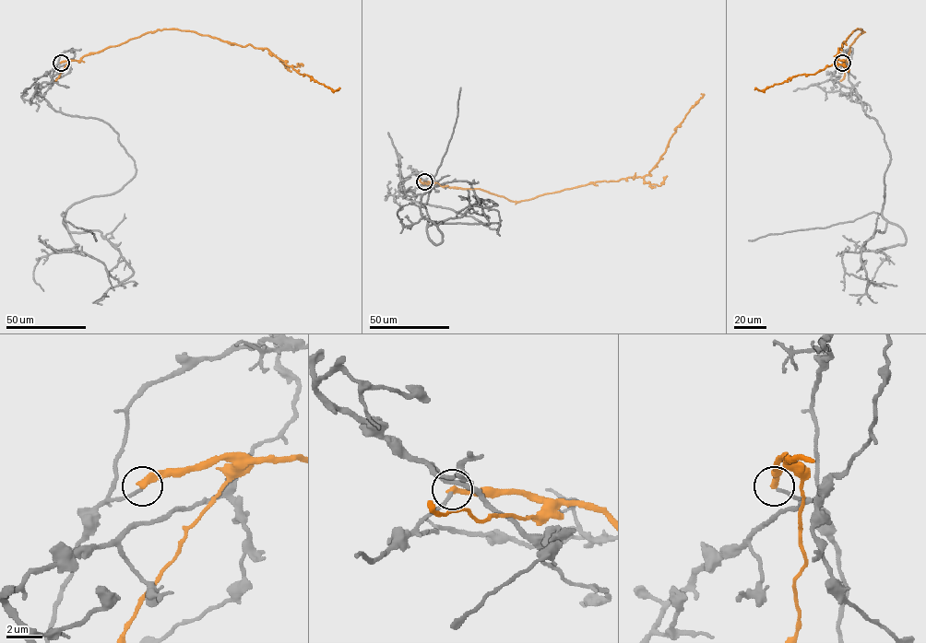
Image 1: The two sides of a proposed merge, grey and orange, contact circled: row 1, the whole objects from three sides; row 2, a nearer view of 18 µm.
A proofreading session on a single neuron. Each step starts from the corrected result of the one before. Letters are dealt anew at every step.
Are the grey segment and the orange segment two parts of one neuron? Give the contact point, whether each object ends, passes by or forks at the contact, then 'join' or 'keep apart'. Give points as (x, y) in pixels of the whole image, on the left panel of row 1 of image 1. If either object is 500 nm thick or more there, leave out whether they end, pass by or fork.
(61, 63) | grey ends | orange ends | keep apart

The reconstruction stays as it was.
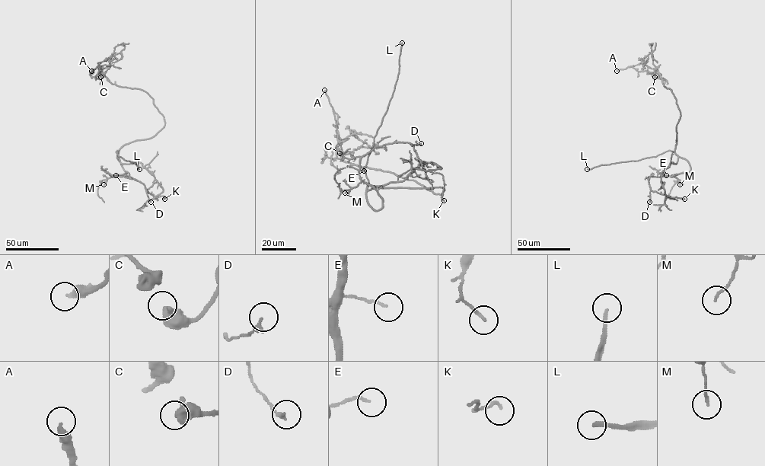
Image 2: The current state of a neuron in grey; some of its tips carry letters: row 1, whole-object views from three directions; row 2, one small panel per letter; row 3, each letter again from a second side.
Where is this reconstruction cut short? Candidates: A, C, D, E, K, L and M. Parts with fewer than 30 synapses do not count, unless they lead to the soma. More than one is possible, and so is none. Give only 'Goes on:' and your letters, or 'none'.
Goes on: A, L

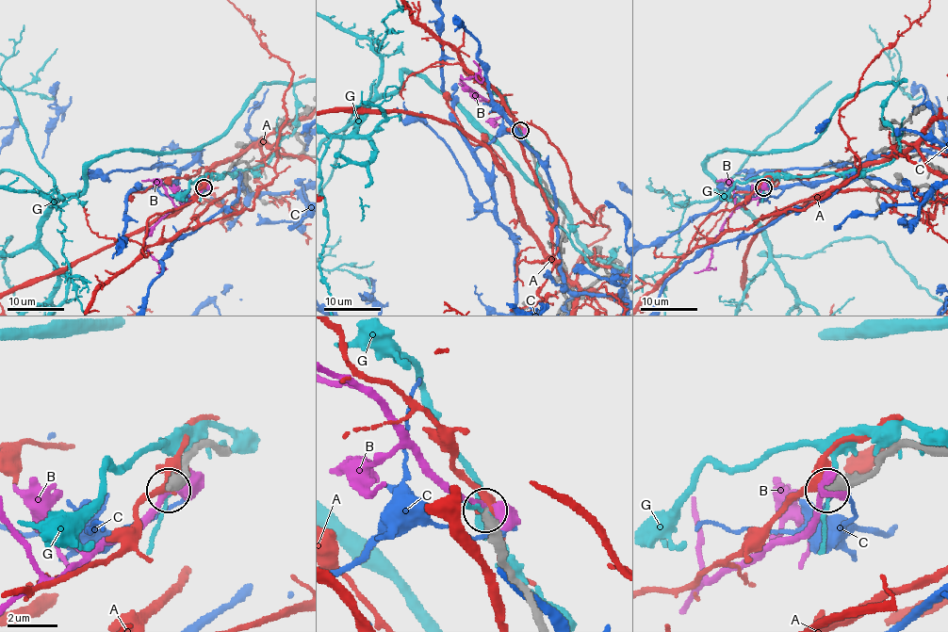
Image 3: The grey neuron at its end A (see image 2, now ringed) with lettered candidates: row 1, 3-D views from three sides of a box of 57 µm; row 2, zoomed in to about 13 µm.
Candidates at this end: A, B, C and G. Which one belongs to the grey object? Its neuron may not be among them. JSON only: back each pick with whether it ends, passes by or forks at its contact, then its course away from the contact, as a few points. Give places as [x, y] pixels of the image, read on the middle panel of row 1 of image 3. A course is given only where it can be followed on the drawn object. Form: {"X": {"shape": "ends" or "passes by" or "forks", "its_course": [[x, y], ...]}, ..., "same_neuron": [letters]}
{"B": {"shape": "ends"}, "same_neuron": ["B"]}

